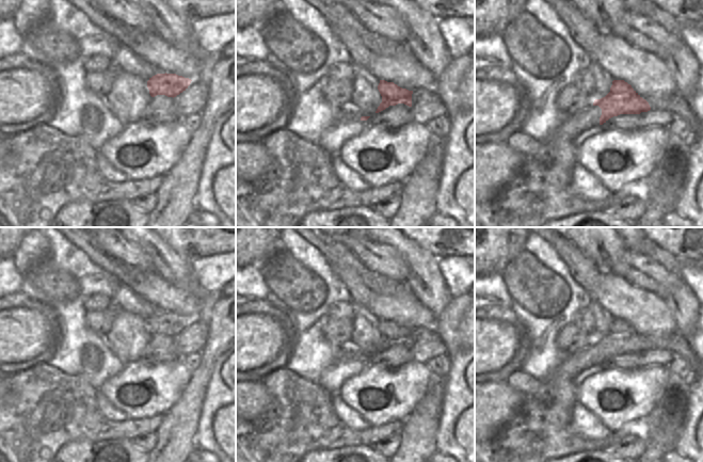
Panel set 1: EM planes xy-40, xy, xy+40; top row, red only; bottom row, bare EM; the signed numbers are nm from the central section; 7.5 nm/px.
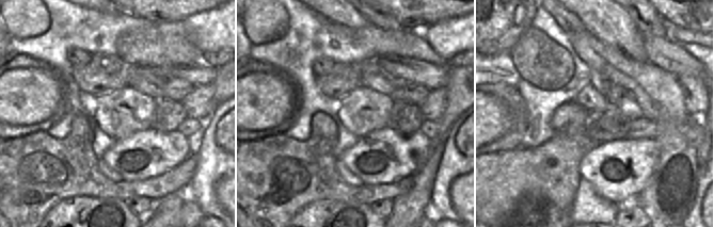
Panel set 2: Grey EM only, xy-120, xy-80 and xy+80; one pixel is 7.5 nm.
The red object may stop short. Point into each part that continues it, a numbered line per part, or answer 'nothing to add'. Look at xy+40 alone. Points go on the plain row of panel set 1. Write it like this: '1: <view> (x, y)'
nothing to add

